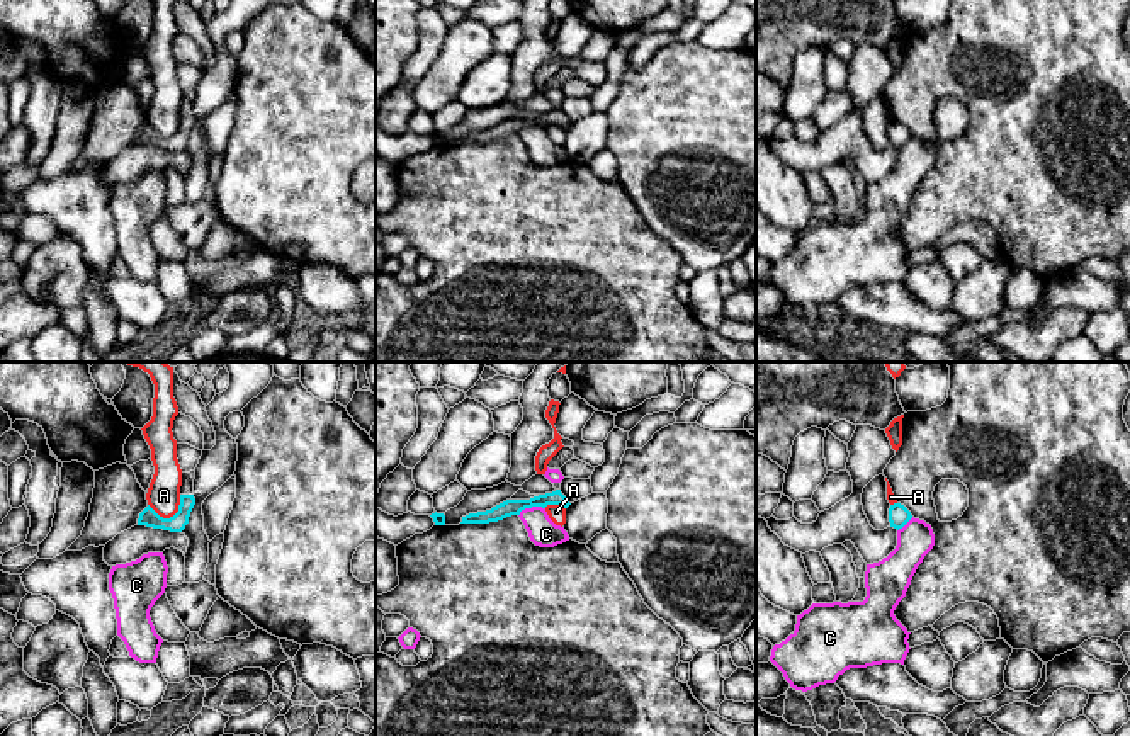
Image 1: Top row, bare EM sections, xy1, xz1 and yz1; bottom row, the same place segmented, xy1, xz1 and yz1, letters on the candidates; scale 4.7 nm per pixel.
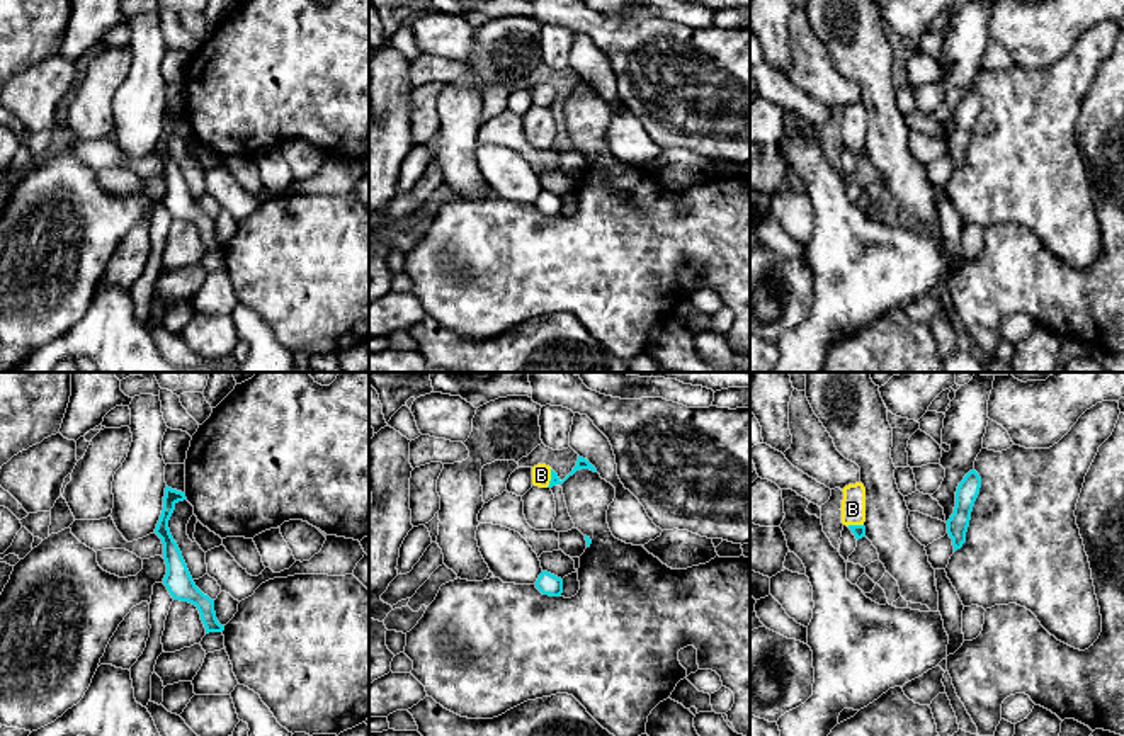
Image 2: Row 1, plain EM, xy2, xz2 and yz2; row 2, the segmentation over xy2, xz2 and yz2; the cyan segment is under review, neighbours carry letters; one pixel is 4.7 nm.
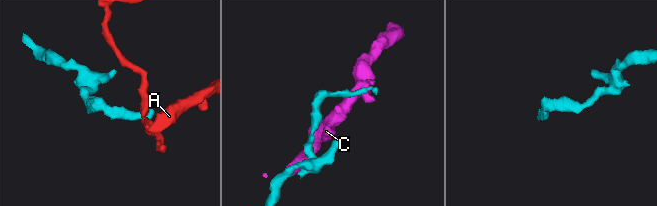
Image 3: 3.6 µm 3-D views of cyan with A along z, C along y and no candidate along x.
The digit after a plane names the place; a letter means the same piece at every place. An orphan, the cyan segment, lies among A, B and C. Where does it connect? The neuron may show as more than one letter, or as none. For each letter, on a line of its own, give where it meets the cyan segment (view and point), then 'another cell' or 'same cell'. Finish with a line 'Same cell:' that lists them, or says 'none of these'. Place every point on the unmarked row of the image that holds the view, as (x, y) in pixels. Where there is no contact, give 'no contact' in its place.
A: xy1 (170, 136) | another cell
B: xz2 (551, 97) | same cell
C: xz1 (531, 126) | another cell
Same cell: B

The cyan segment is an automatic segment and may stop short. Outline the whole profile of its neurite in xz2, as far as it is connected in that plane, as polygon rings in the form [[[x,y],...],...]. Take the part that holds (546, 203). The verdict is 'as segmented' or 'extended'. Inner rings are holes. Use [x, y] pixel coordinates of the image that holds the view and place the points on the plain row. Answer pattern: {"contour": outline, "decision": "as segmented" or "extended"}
{"contour": [[[542,190],[536,201],[536,207],[542,212],[542,214],[549,214],[549,216],[561,216],[563,212],[563,199]]], "decision": "as segmented"}

